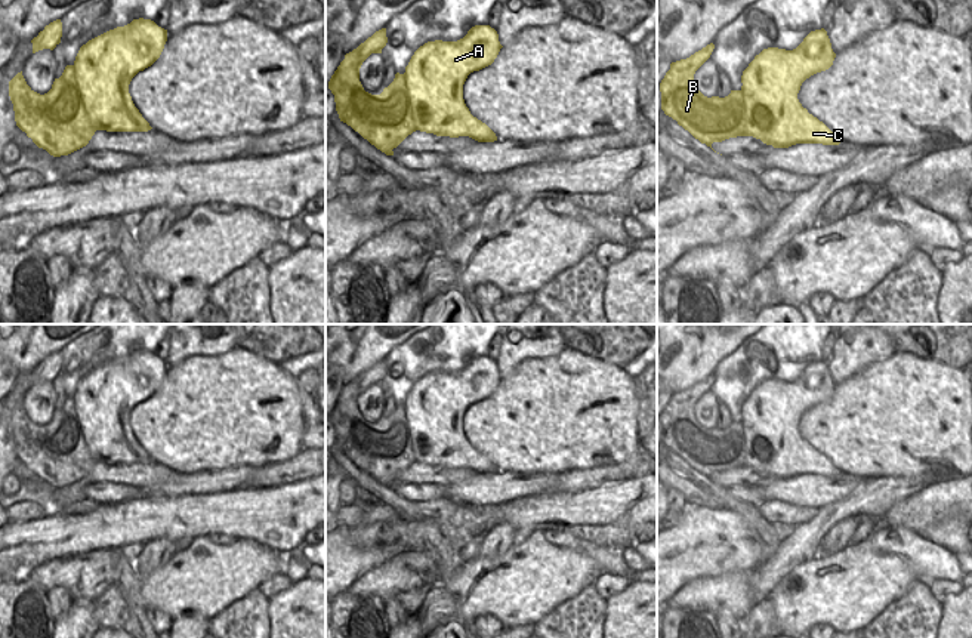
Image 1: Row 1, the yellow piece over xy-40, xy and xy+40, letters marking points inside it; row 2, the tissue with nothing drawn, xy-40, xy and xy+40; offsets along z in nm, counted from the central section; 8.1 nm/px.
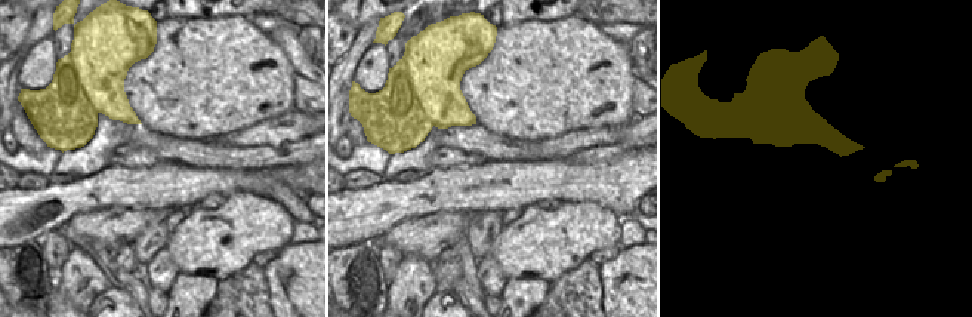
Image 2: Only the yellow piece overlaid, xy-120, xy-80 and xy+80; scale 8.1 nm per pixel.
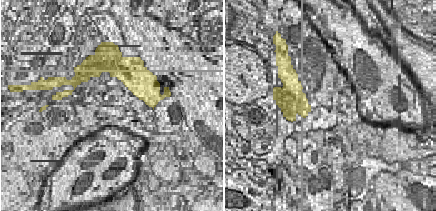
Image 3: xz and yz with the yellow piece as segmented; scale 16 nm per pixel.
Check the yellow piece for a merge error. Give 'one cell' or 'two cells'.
two cells

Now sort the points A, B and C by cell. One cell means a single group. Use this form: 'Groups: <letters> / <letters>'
Groups: A C / B.

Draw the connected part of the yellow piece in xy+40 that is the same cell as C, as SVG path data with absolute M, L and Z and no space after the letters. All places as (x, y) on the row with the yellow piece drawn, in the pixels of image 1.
M824 28L811 31L793 50L768 47L756 55L741 75L749 129L774 148L843 142L797 99L802 83L828 70L834 58Z

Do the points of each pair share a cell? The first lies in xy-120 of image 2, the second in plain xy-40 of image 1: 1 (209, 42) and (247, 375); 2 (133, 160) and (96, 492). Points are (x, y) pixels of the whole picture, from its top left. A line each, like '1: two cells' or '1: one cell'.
1: one cell
2: one cell

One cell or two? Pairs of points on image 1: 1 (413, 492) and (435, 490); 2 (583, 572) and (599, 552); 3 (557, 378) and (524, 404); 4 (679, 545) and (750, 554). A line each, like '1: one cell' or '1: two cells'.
1: one cell
2: two cells
3: one cell
4: one cell

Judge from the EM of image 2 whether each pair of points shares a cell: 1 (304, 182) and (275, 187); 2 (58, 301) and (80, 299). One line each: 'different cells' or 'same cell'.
1: different cells
2: different cells

